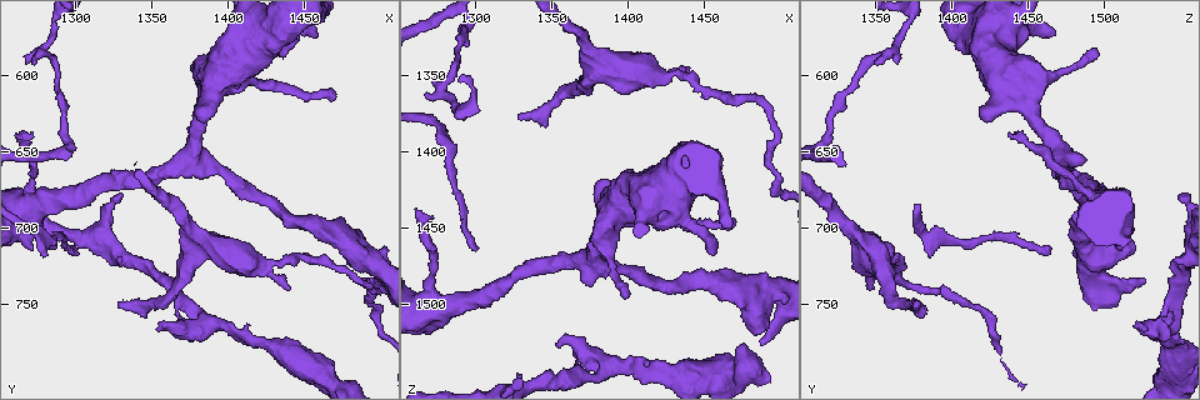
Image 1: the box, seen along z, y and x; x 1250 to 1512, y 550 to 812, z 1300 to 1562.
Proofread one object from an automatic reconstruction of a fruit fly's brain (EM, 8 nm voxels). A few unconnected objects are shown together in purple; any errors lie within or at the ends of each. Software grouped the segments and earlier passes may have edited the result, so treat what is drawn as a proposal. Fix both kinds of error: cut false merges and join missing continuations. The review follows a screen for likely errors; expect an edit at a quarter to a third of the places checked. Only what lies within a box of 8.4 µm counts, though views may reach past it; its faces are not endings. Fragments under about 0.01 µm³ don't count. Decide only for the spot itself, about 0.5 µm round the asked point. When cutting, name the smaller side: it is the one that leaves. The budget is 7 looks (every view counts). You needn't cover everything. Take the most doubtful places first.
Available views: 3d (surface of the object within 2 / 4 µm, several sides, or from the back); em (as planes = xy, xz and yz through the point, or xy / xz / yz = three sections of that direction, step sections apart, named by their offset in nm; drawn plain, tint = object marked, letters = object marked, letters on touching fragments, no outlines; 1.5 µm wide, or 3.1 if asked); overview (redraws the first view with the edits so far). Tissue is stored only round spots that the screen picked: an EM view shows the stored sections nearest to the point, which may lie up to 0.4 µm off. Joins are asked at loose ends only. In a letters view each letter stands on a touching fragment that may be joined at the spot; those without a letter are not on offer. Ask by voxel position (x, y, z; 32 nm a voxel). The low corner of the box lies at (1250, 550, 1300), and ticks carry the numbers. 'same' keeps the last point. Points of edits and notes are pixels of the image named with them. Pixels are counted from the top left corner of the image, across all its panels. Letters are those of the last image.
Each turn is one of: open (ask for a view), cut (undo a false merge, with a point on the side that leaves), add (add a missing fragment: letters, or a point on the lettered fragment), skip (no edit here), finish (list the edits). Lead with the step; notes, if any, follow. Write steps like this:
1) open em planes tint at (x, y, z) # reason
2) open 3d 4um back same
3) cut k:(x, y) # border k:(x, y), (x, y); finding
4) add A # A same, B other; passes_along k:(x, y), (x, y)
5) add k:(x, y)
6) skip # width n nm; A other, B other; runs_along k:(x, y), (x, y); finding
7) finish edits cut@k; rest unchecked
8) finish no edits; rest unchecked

open em xy step 4 letters at (1330, 750, 1378) # free end

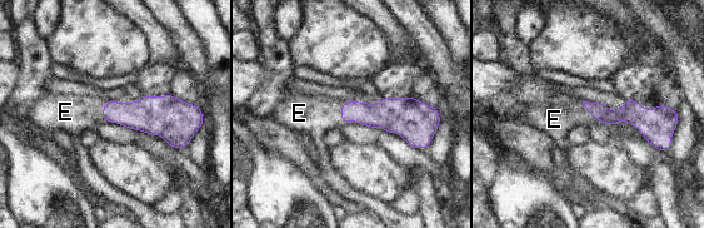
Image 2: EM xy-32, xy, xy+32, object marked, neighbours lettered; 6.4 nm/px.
add E # E same; passes_along 2:(369, 114), (340, 114), (308, 114); the neuron continues

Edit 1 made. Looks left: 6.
open overview # redraw

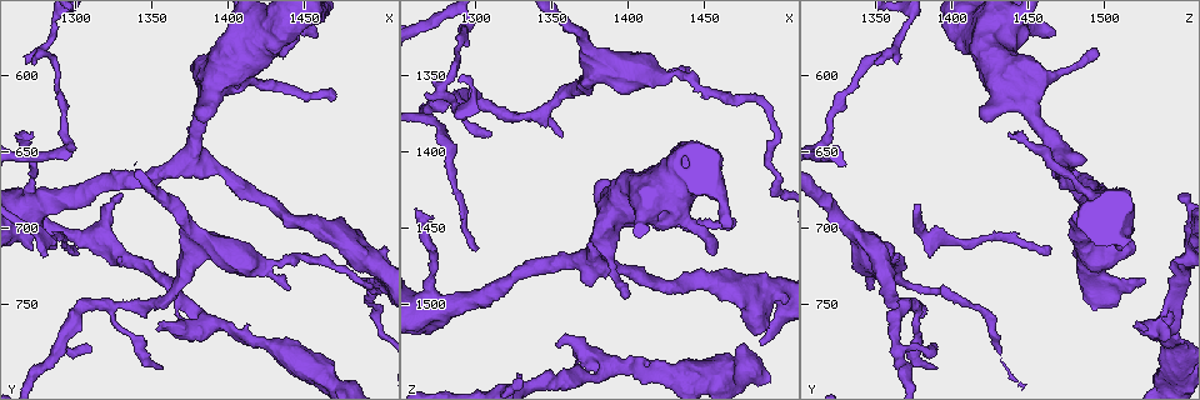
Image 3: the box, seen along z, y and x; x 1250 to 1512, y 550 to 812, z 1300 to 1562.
open em planes letters at (1352, 766, 1526) # free end

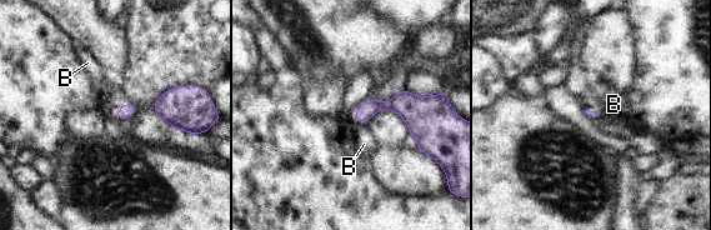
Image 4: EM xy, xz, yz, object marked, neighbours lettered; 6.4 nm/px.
skip # B other; no lettered fragment goes on from it

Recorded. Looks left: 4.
open em xy step 8 letters at (1458, 572, 1466) # branch stops here

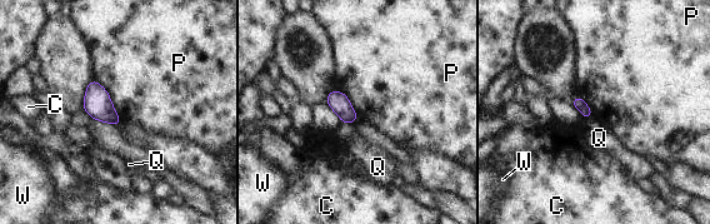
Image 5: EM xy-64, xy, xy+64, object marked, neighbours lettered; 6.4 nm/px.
skip # longest_contact P 340 nm; C other, P other, Q other, W other; none of them fits

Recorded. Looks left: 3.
finish edits add@2; rest unchecked

